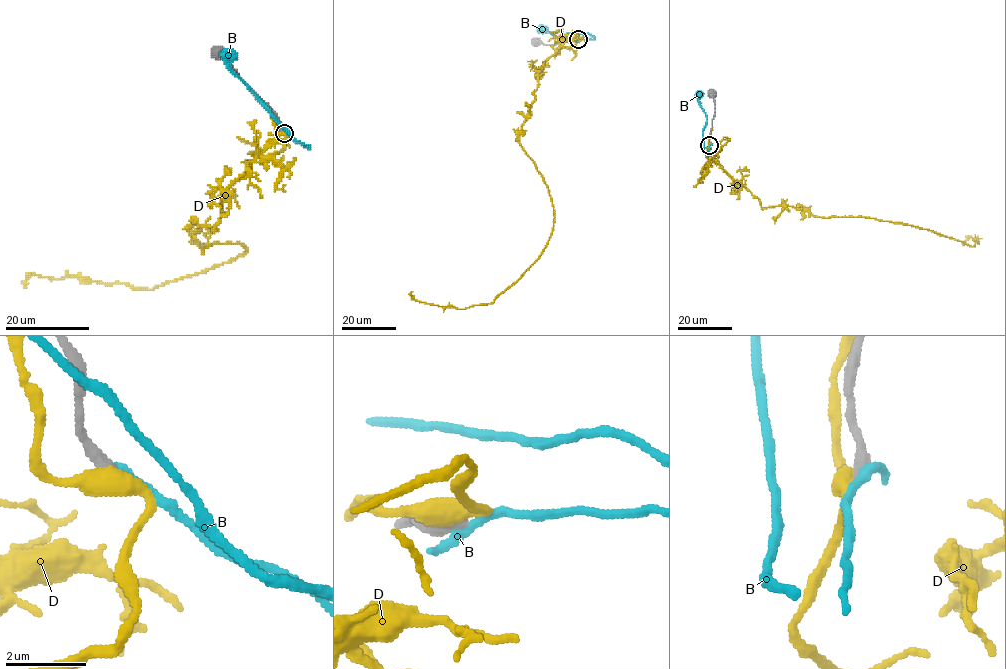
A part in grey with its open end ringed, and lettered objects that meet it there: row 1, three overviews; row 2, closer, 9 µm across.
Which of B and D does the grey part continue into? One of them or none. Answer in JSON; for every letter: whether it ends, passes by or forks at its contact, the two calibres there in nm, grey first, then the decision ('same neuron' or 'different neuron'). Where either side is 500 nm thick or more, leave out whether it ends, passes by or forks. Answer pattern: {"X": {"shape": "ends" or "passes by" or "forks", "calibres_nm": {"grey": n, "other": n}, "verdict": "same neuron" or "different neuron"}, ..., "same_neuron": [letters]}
{"B": {"shape": "ends", "calibres_nm": {"grey": 320, "other": 300}, "verdict": "different neuron"}, "D": {"shape": "passes by", "calibres_nm": {"grey": 320, "other": 480}, "verdict": "different neuron"}, "same_neuron": []}

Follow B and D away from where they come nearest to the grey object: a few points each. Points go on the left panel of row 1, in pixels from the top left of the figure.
B: (283, 132), (308, 147), (298, 142), (230, 68), (226, 54)
D: (282, 132), (283, 148), (221, 194), (216, 229), (192, 233), (245, 252), (152, 289), (28, 282)

